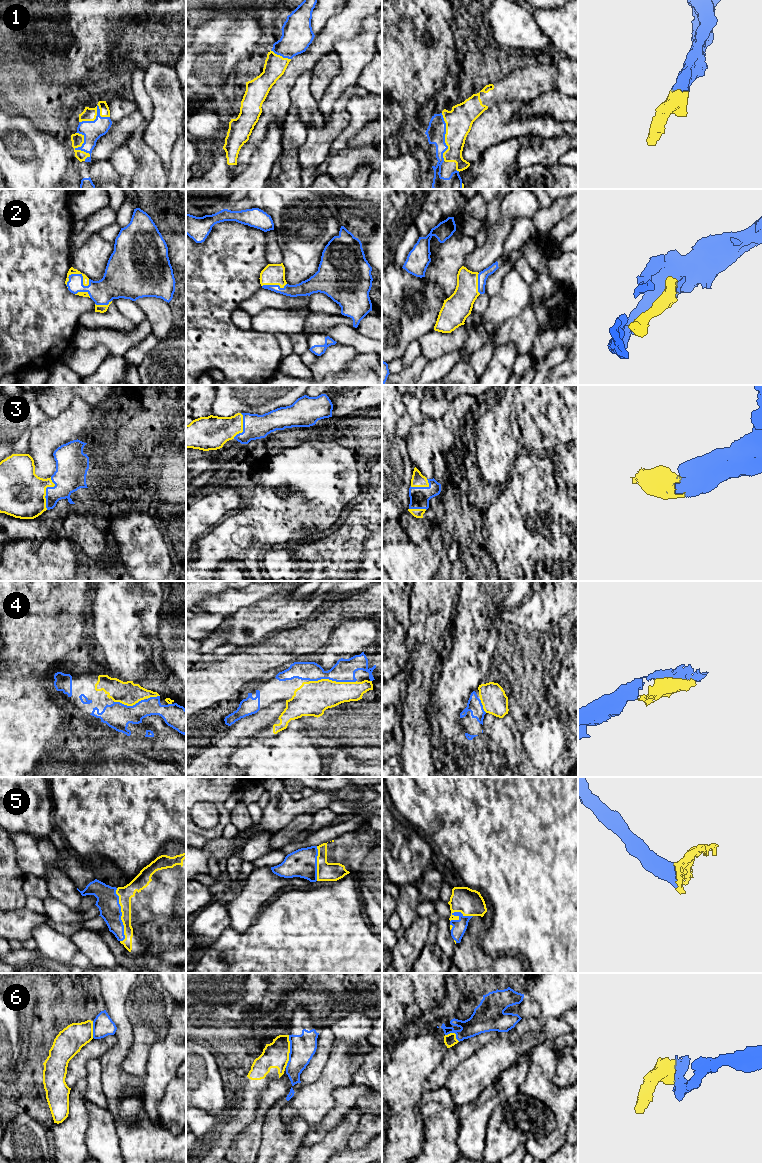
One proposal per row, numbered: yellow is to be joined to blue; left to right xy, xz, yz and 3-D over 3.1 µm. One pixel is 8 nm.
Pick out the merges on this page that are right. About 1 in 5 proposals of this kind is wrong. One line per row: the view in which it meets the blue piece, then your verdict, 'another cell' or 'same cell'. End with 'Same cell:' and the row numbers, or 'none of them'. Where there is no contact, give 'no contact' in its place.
1: xy | same cell
2: xy | same cell
3: xy | same cell
4: xz | same cell
5: xy | same cell
6: xz | another cell
Same cell: 1, 2, 3, 4, 5

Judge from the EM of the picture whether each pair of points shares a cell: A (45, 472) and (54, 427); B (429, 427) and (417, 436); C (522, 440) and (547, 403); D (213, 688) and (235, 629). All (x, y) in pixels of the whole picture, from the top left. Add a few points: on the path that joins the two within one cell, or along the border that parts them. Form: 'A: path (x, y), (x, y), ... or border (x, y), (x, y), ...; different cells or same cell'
A: path (45, 461), (46, 438); same cell
B: path (427, 430), (420, 436); same cell
C: border (515, 437), (521, 434), (538, 432), (543, 446); different cells
D: border (260, 642), (243, 647), (238, 651); different cells

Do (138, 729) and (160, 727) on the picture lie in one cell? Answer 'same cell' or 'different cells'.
different cells

